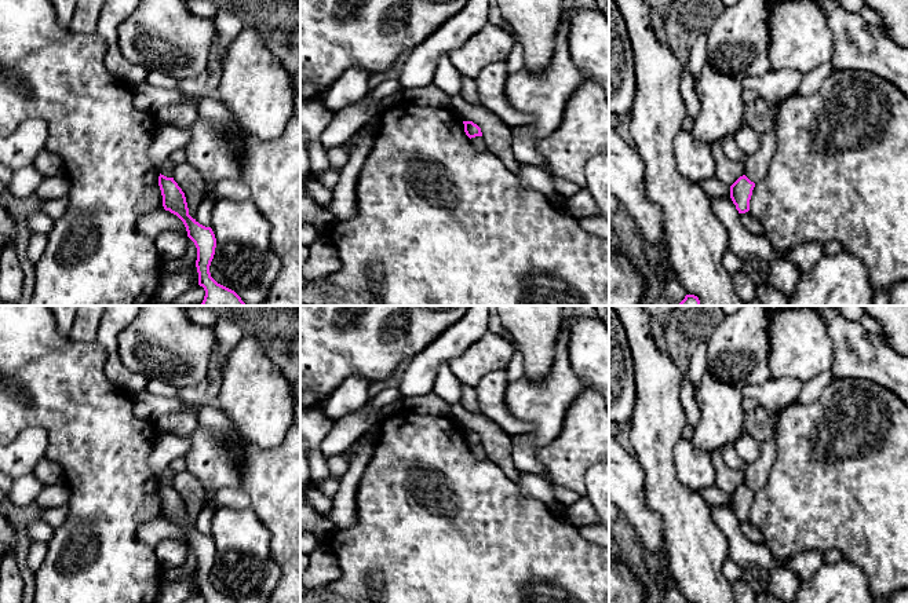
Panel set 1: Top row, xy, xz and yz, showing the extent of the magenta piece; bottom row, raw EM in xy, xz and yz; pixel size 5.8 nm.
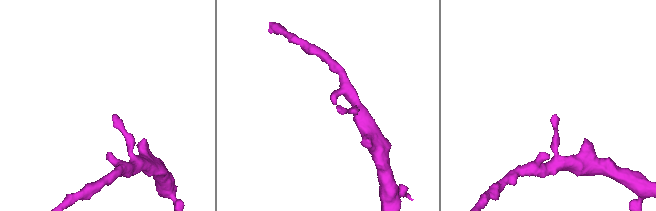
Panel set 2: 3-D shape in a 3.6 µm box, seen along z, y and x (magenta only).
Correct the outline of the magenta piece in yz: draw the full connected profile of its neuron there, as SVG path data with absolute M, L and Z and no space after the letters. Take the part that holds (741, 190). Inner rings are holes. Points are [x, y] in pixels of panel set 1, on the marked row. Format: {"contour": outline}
{"contour": "M745 175L740 176L732 186L730 186L730 198L736 205L739 213L745 213L750 211L750 200L752 195L752 190L755 183L751 182Z"}

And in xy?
{"contour": "M160 173L158 186L164 209L176 215L183 222L187 237L197 248L196 267L198 273L198 285L205 290L201 306L245 306L234 290L218 284L211 277L209 266L216 248L216 238L212 229L200 224L189 215L185 193L174 178L167 178Z"}

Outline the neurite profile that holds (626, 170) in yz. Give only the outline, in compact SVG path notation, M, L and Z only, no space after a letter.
M609 128L609 191L632 216L643 245L643 260L657 275L672 278L667 248L663 245L661 208L645 193L645 168L634 146Z

